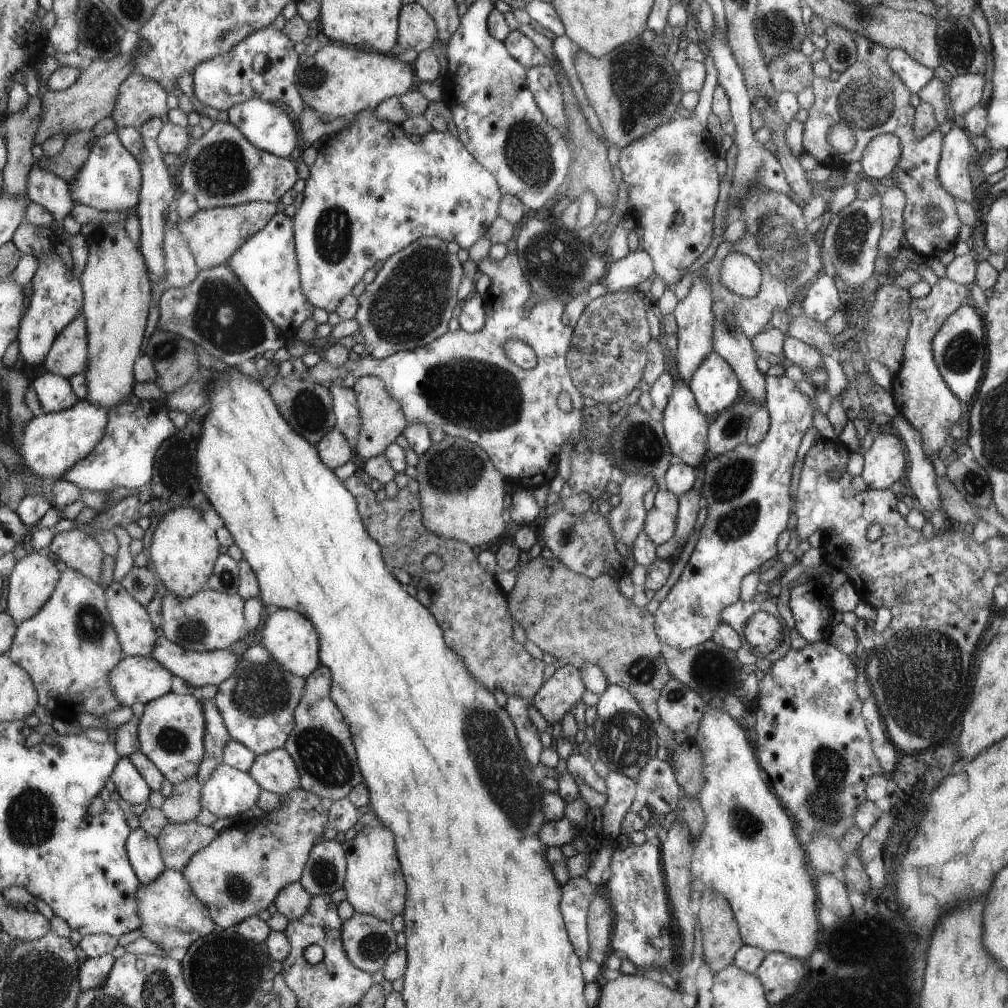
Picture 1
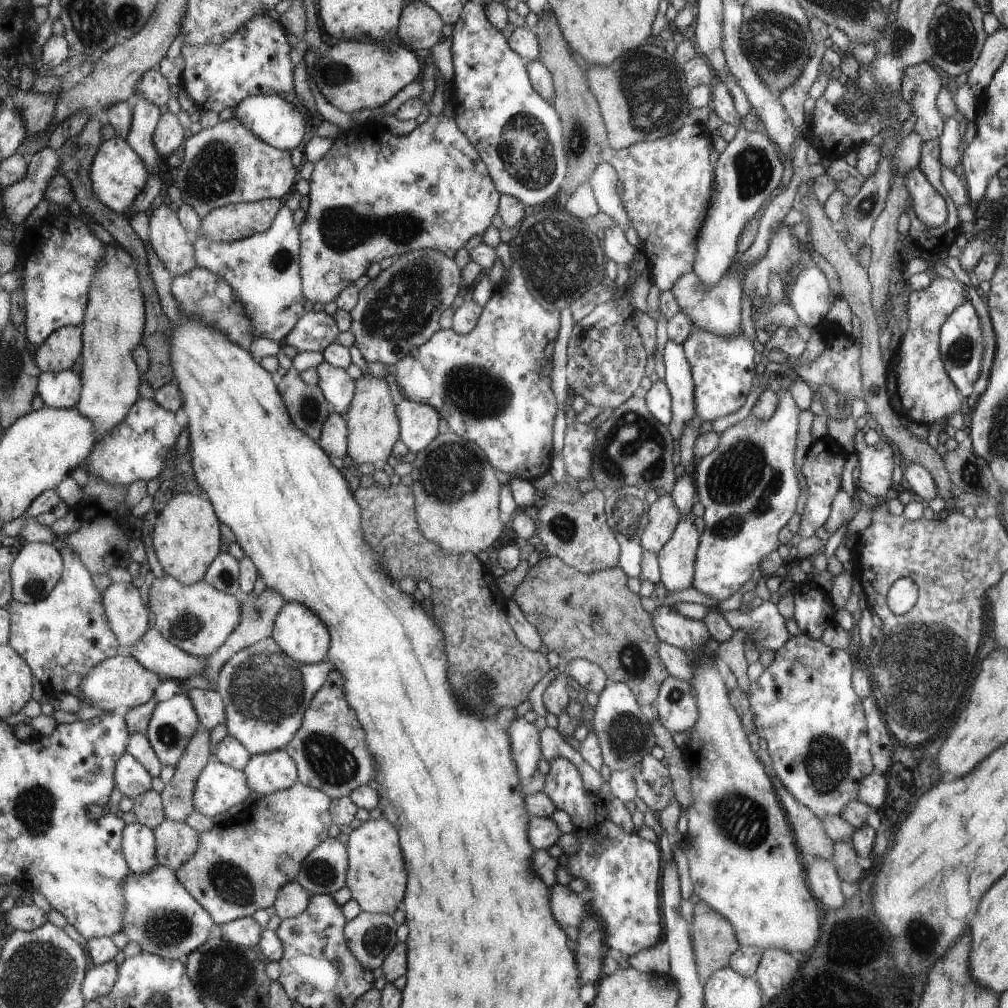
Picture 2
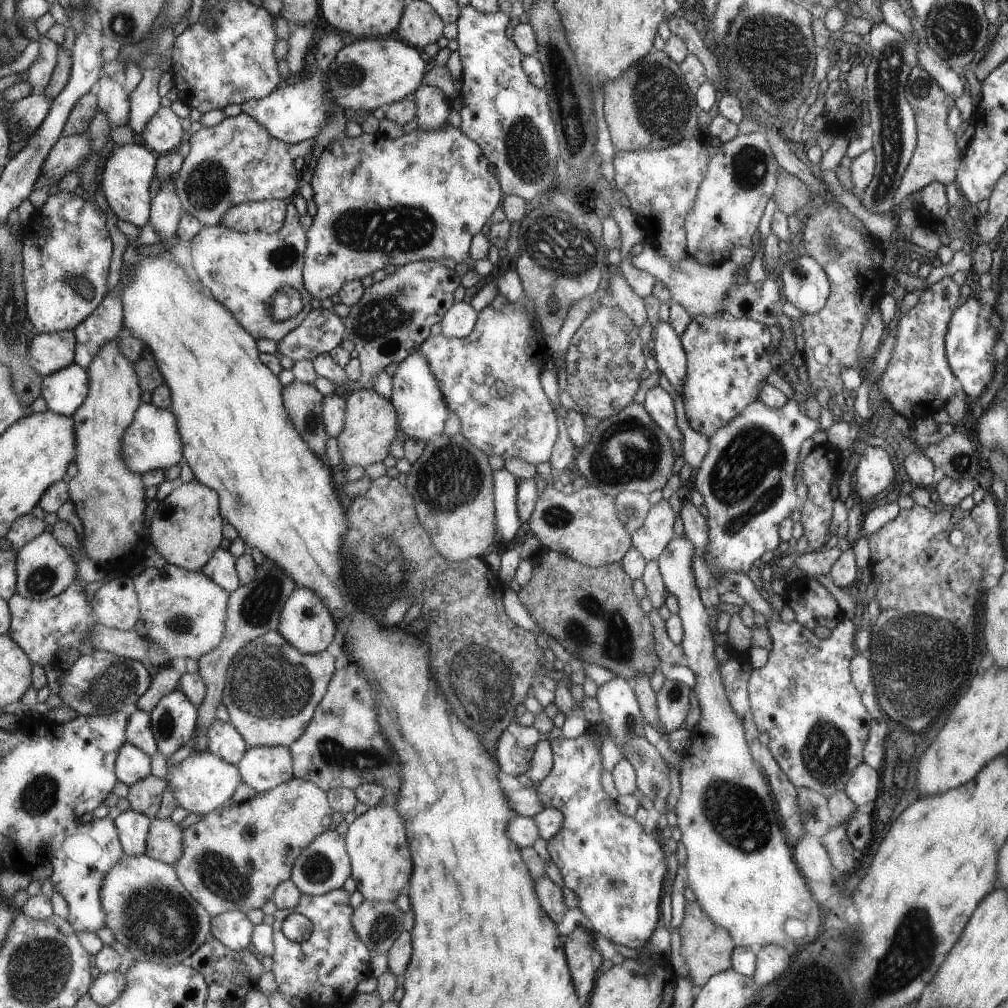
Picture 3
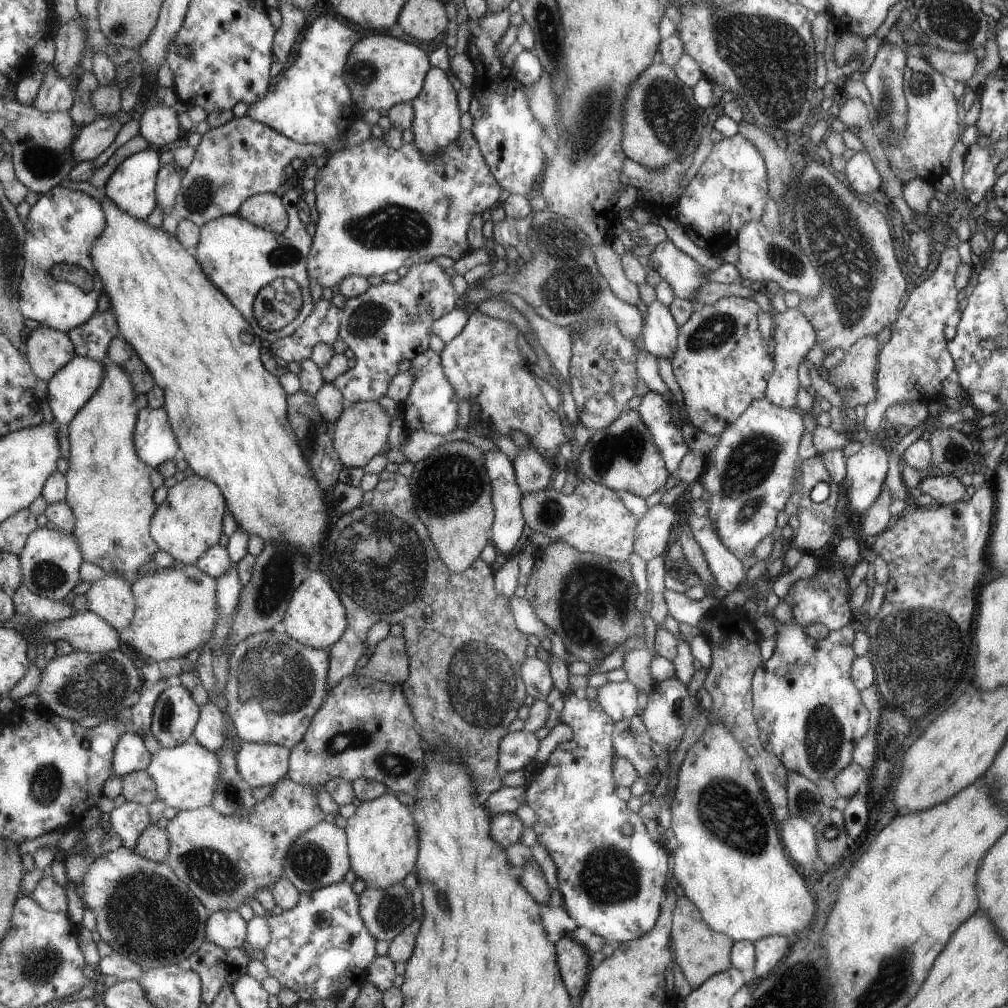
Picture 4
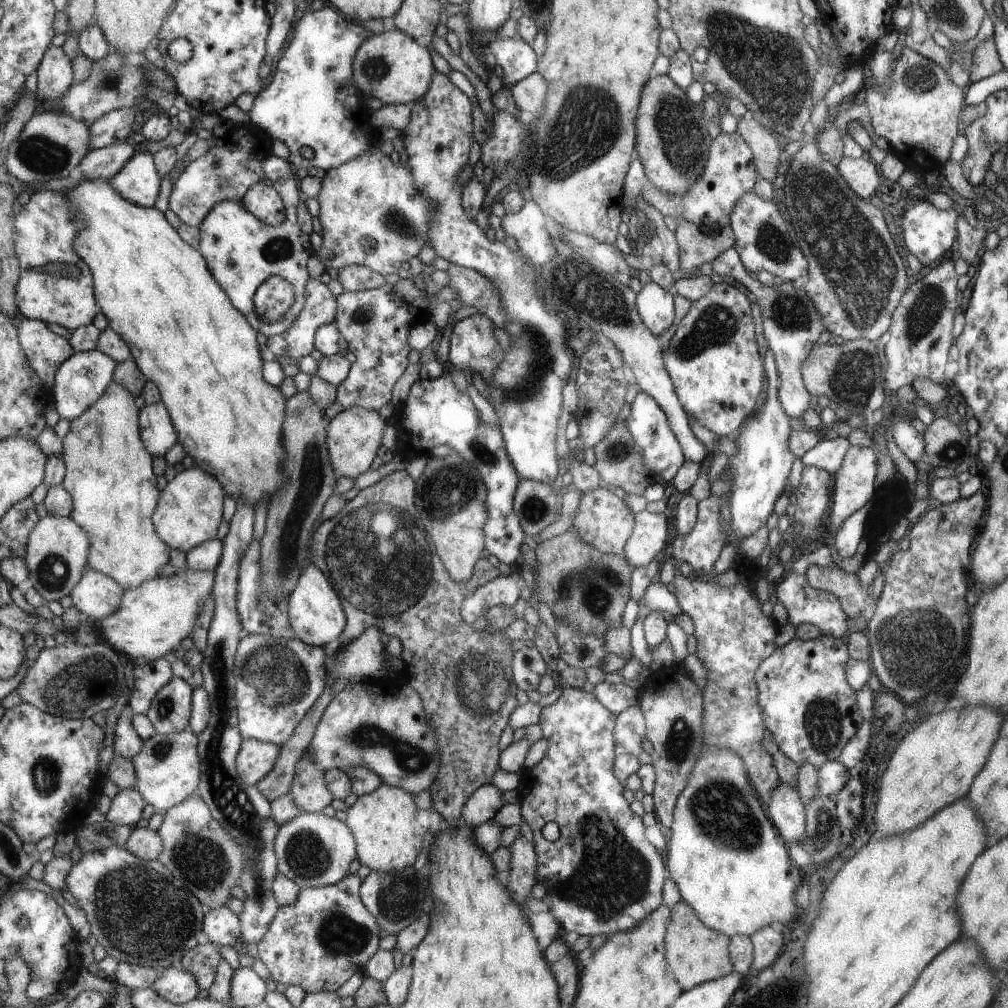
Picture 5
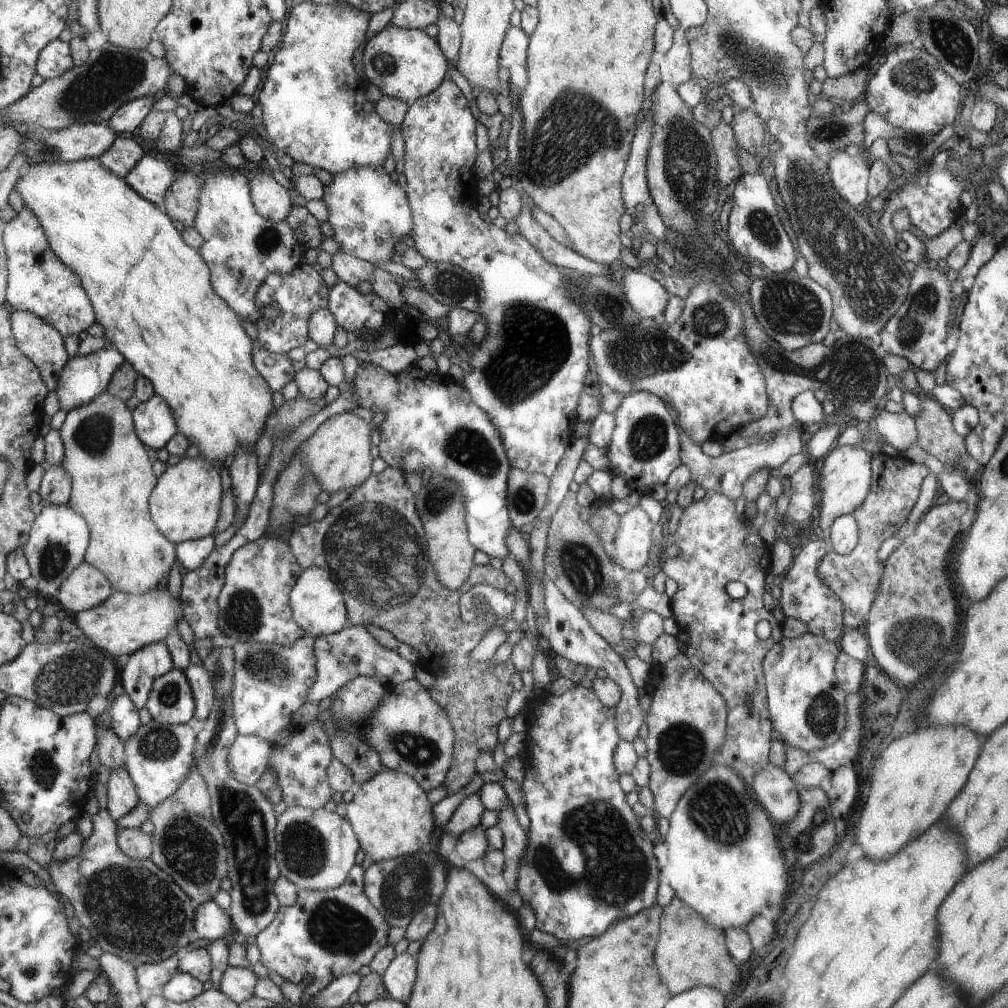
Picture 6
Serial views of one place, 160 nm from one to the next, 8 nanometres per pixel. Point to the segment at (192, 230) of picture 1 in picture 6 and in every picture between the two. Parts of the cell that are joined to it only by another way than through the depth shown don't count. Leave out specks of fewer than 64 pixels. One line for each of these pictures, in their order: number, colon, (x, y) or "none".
2: (227, 224)
3: (268, 216)
4: (266, 210)
5: (262, 200)
6: (273, 201)

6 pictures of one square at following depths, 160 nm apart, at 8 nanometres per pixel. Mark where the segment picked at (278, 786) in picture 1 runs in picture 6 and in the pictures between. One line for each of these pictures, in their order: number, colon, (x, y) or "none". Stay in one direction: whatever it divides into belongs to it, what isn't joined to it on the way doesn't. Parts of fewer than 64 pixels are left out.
2: (268, 773)
3: (263, 768)
4: (261, 764)
5: (256, 759)
6: (249, 757)

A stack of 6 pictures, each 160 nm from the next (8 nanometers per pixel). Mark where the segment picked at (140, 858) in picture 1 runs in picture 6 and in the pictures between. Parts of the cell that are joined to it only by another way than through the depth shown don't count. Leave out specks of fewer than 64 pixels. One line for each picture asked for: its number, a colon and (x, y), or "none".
2: (139, 844)
3: (133, 827)
4: (130, 819)
5: (127, 808)
6: (122, 796)

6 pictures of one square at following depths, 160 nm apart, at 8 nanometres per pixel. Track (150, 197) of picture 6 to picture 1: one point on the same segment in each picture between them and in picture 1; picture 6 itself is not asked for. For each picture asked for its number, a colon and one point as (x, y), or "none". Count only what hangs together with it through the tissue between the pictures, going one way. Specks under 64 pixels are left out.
1: (111, 179)
2: (119, 175)
3: (128, 171)
4: (132, 185)
5: (139, 181)

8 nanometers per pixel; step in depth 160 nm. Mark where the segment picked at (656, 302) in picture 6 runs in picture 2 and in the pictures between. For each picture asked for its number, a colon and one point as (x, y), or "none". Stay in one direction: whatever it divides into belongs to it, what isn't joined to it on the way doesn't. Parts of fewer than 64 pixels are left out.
2: (677, 375)
3: (666, 348)
4: (658, 335)
5: (655, 305)

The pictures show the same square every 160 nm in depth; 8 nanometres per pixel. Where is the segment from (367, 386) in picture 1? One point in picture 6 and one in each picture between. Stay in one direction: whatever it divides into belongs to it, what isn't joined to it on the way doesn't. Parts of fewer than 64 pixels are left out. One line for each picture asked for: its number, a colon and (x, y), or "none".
2: (373, 420)
3: (372, 423)
4: (361, 433)
5: (355, 435)
6: (339, 452)

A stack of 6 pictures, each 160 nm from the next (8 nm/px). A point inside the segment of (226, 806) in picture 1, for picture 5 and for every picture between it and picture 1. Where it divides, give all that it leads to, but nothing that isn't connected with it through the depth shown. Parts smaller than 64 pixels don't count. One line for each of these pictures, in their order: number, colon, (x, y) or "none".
2: (220, 786)
3: (203, 782)
4: (186, 776)
5: (169, 768)

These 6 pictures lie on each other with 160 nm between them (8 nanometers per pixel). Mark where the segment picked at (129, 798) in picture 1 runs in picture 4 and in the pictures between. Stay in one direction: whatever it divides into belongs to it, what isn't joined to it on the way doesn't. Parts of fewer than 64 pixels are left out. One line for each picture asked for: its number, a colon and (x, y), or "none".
2: (132, 778)
3: (133, 765)
4: (131, 755)

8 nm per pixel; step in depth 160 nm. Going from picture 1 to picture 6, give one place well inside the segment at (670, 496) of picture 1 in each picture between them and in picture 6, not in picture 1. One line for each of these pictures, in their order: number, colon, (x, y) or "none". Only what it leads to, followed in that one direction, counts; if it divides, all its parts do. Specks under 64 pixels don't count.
2: (662, 514)
3: (655, 533)
4: (652, 529)
5: (648, 534)
6: (634, 529)

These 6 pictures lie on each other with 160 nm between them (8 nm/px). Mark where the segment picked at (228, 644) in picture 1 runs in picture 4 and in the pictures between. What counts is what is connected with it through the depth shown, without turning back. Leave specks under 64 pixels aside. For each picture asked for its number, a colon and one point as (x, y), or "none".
2: (199, 618)
3: (185, 612)
4: (177, 610)

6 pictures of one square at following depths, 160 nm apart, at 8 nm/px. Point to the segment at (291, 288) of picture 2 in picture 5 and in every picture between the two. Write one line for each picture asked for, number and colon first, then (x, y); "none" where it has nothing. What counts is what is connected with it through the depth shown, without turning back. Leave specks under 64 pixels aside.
3: (243, 270)
4: (241, 258)
5: (242, 251)

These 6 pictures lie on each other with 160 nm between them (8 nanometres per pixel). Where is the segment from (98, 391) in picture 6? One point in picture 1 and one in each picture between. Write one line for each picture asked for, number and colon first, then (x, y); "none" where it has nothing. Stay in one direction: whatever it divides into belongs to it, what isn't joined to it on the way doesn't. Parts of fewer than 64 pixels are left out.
1: (55, 392)
2: (63, 390)
3: (65, 391)
4: (71, 388)
5: (84, 378)

